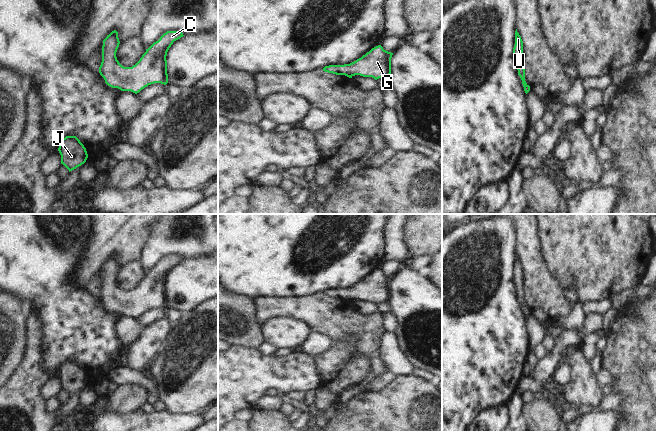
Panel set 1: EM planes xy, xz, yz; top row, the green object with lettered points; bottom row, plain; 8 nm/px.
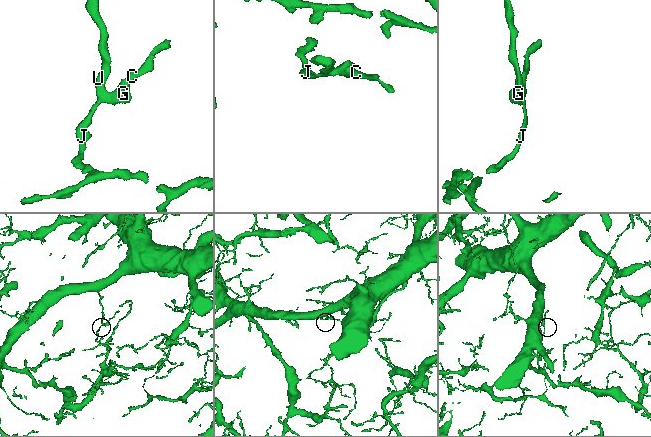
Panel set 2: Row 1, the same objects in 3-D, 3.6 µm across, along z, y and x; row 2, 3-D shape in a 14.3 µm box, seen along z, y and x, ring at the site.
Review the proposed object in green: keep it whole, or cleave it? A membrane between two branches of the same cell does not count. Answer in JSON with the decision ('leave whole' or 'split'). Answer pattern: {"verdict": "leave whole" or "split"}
{"verdict": "leave whole"}

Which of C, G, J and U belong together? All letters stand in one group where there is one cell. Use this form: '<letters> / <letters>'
C G J U

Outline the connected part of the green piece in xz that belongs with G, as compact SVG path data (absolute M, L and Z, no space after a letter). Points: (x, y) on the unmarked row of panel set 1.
M381 269L372 272L361 282L350 288L329 289L323 295L352 302L355 299L389 303L391 298L391 282L393 277L383 273Z

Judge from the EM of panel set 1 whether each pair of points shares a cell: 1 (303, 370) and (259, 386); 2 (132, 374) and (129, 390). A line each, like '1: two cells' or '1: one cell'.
1: one cell
2: two cells

